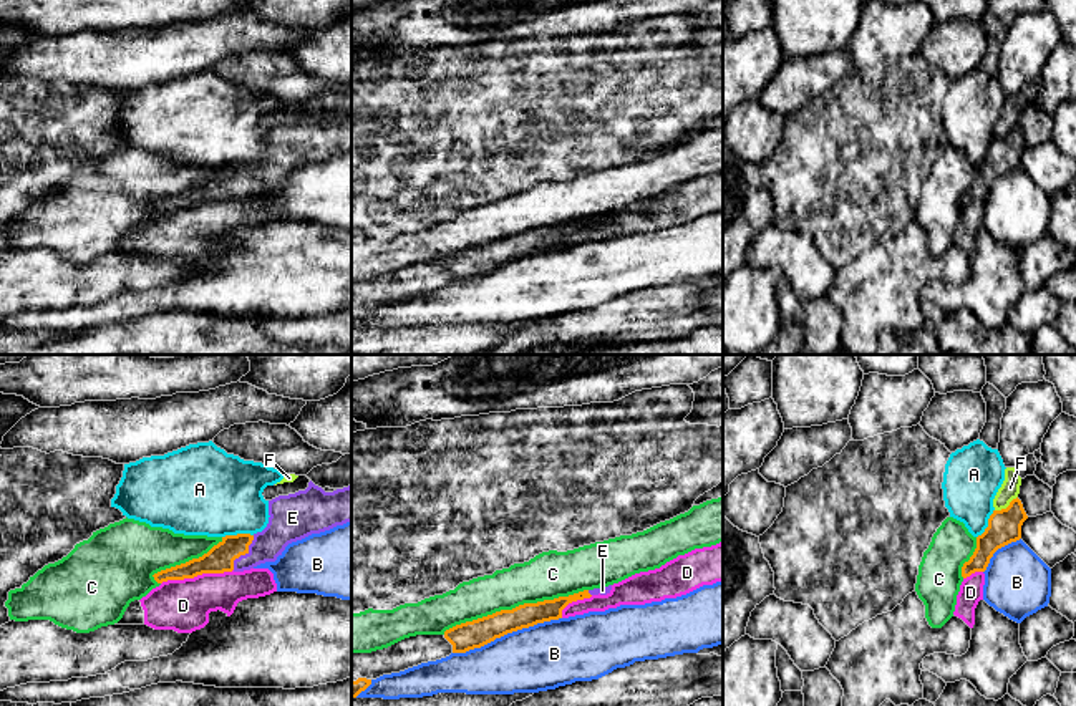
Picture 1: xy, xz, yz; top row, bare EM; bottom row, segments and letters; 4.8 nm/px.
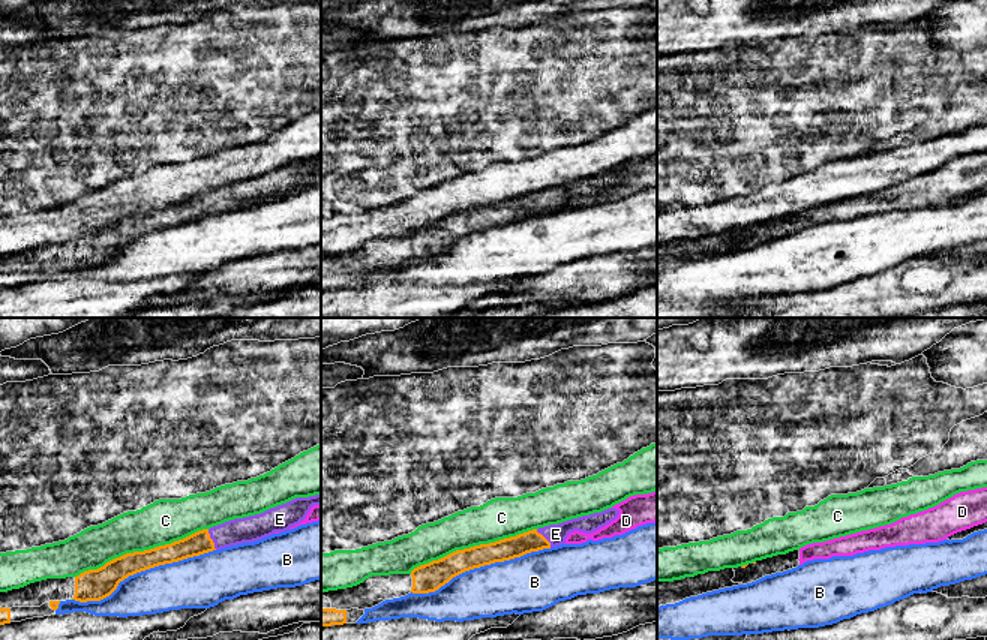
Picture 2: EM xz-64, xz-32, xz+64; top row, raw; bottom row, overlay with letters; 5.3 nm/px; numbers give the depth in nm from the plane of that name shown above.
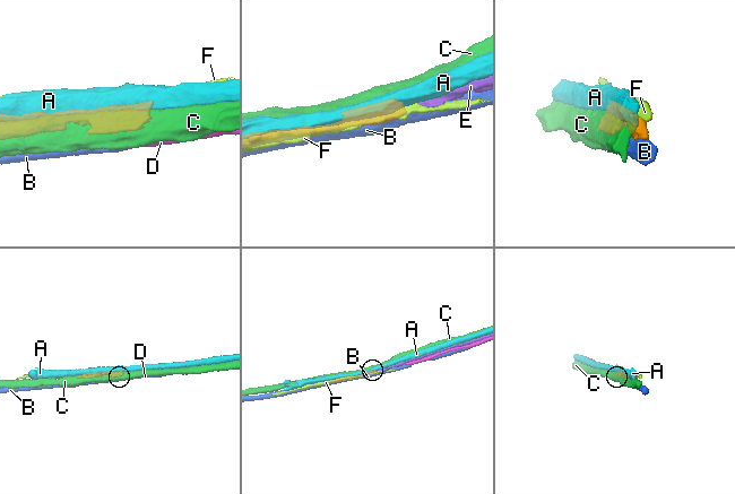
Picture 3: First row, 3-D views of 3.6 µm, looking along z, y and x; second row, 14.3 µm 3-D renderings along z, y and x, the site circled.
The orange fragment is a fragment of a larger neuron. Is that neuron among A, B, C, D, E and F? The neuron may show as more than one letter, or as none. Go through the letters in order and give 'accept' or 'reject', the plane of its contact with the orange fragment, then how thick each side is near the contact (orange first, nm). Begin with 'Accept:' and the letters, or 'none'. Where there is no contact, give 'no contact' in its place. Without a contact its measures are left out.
Accept: E
A: reject; meets orange in xy; 140 nm thick on the orange side, 420 nm on the other
B: reject; meets orange in xz; 140 nm thick on the orange side, 320 nm on the other
C: reject; meets orange in xz; 140 nm thick on the orange side, 220 nm on the other
D: reject; meets orange in xy; 140 nm thick on the orange side, 260 nm on the other
E: accept; meets orange in xy; 140 nm thick on the orange side, 180 nm on the other
F: reject; meets orange in yz; 160 nm thick on the orange side, 90 nm on the other

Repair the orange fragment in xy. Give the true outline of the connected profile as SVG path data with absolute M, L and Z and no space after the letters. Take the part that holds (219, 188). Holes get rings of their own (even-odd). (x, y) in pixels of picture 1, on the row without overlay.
M312 109L305 119L269 129L269 152L254 164L225 164L207 182L154 202L158 212L202 202L244 201L275 191L285 176L312 162L351 151L351 114L325 121Z

